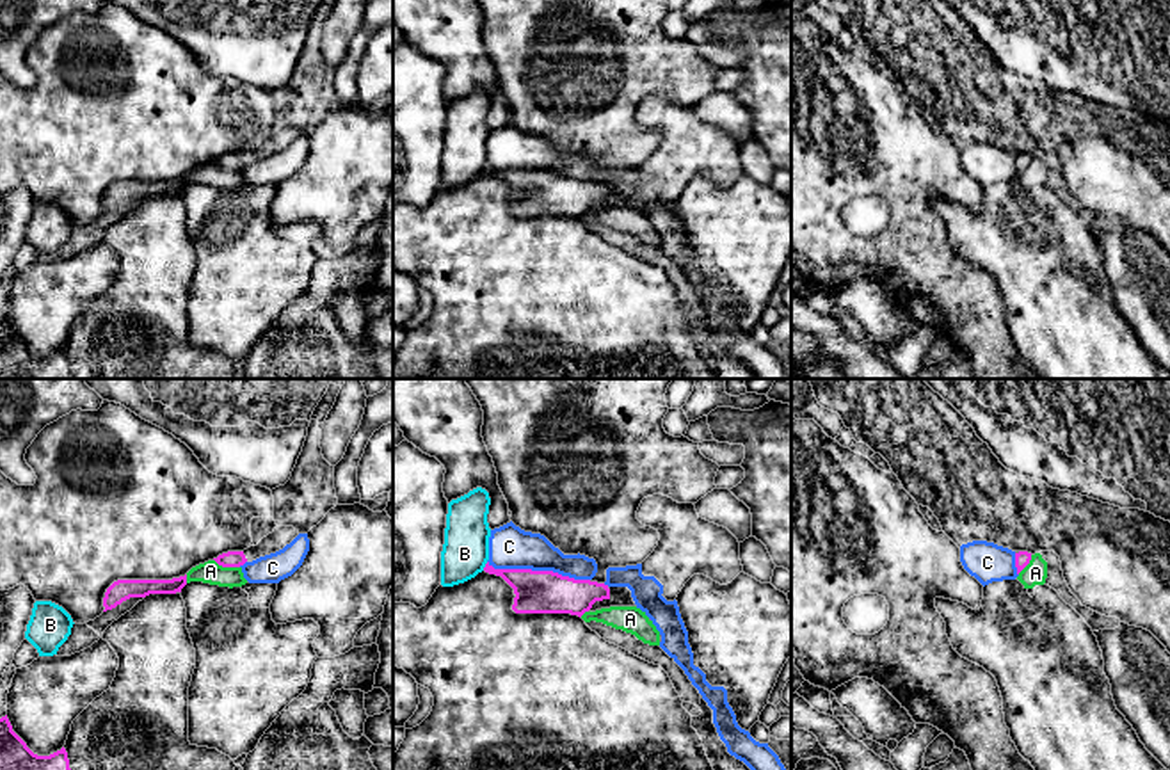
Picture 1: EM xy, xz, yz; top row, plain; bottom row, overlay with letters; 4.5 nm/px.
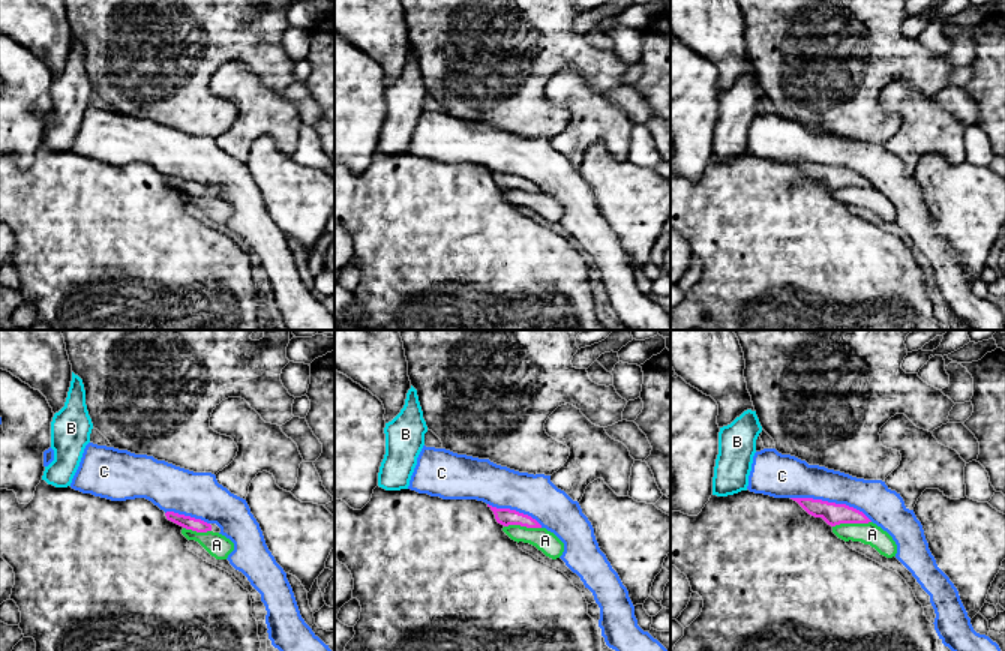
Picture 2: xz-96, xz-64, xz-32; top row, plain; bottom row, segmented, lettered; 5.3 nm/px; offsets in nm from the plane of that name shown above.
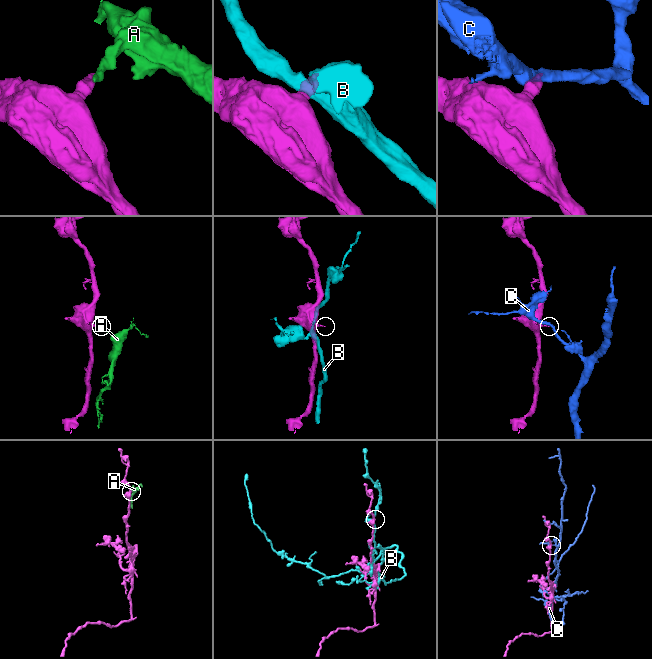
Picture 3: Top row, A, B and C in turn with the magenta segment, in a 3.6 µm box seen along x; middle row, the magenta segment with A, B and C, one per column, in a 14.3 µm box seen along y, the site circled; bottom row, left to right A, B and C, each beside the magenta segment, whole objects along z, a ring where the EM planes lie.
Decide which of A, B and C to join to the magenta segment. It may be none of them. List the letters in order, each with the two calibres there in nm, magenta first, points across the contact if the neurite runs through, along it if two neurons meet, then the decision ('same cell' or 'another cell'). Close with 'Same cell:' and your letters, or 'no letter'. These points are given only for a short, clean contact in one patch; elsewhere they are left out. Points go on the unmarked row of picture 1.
A: 80 nm thick on the magenta side, 100 nm on the other; border along xy (214, 160), (223, 168), (239, 169); another cell
B: 180 nm thick on the magenta side, 220 nm on the other; border along xz (488, 164), (482, 171); another cell
C: 190 nm thick on the magenta side, 190 nm on the other; another cell
Same cell: no letter

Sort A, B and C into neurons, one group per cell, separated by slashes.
A / B C

